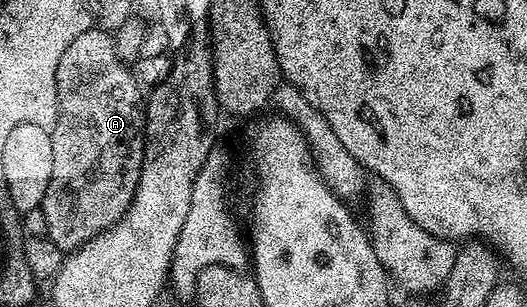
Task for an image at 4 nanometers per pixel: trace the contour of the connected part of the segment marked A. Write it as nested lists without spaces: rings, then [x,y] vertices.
[[[89,27],[82,35],[78,35],[77,39],[74,39],[74,42],[70,43],[63,51],[56,68],[56,123],[50,130],[53,145],[53,171],[49,185],[45,189],[44,199],[39,205],[39,209],[43,213],[43,228],[48,228],[48,233],[46,233],[47,240],[55,243],[61,251],[75,251],[79,249],[80,246],[85,245],[90,239],[94,239],[99,233],[106,231],[114,223],[118,223],[118,219],[122,219],[122,215],[130,207],[132,196],[136,194],[138,179],[140,178],[142,163],[144,162],[146,105],[142,97],[140,101],[140,92],[142,92],[140,82],[132,74],[131,68],[119,57],[115,40],[109,32],[97,27]]]

